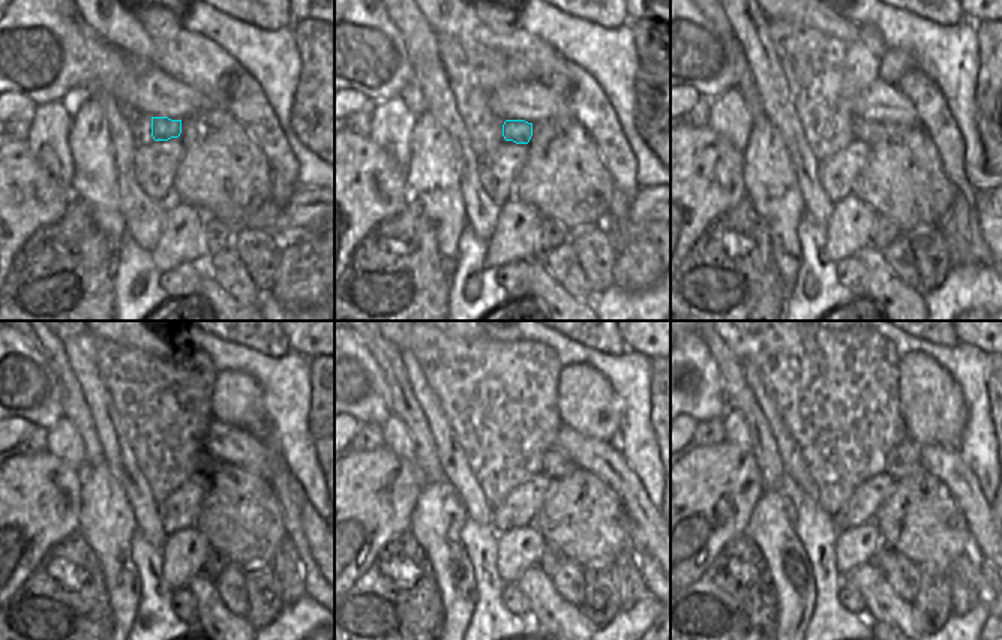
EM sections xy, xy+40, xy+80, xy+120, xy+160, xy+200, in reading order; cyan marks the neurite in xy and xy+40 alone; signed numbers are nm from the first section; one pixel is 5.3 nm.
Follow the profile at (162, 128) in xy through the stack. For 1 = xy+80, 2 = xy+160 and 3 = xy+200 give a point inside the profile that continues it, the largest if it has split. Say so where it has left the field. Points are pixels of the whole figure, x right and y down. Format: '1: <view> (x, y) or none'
1: xy+80 (867, 131)
2: xy+160 (555, 465)
3: xy+200 (903, 462)

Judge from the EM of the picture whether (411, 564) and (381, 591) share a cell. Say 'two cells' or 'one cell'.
one cell

